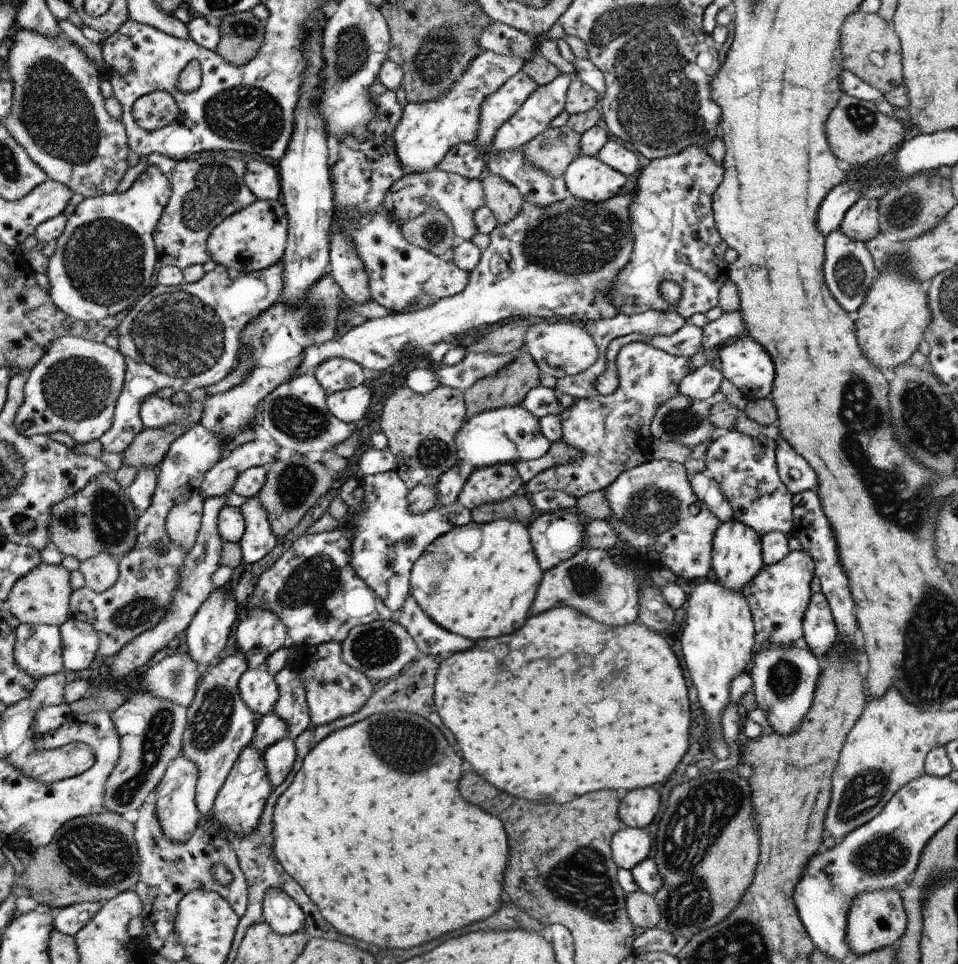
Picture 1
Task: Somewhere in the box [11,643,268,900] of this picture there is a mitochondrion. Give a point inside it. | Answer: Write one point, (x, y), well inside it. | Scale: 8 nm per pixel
(92, 855)

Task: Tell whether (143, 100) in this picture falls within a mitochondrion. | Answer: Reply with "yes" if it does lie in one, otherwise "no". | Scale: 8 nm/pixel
no

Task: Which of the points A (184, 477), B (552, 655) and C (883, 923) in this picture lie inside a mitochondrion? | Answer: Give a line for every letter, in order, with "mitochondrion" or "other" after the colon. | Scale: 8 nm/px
A: other
B: other
C: other

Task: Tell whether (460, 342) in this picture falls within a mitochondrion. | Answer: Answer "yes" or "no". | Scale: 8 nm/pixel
no

